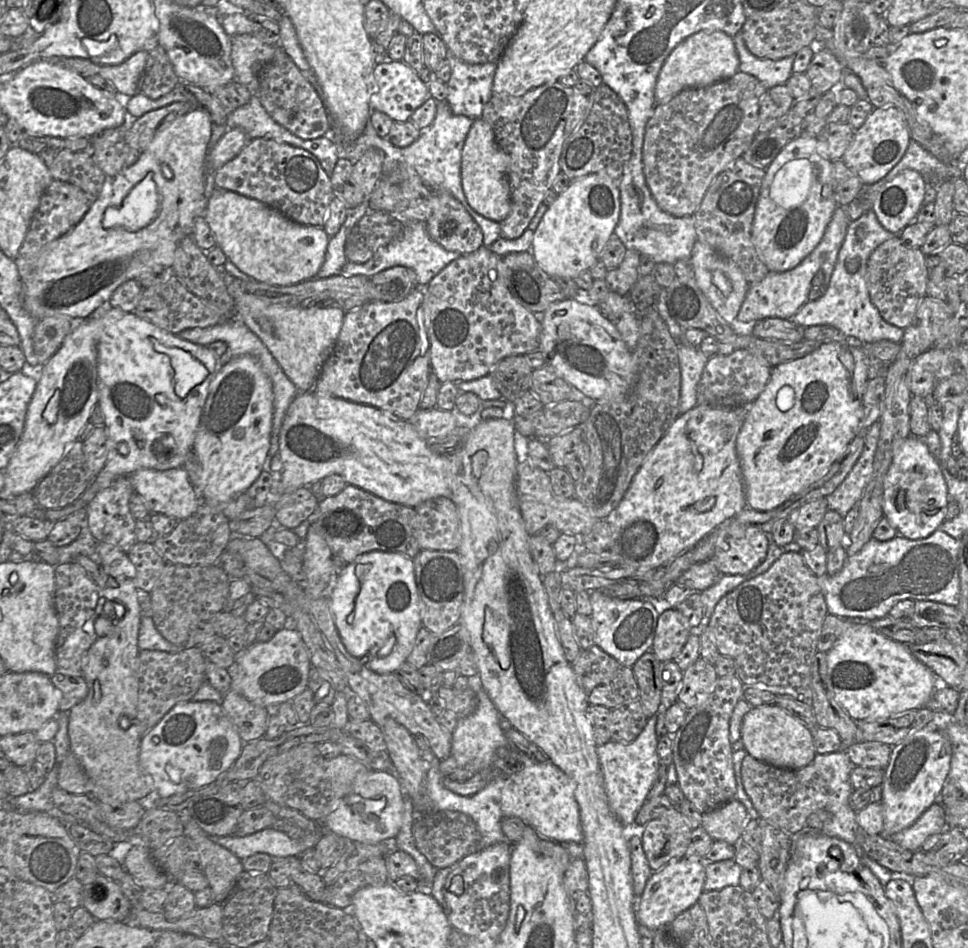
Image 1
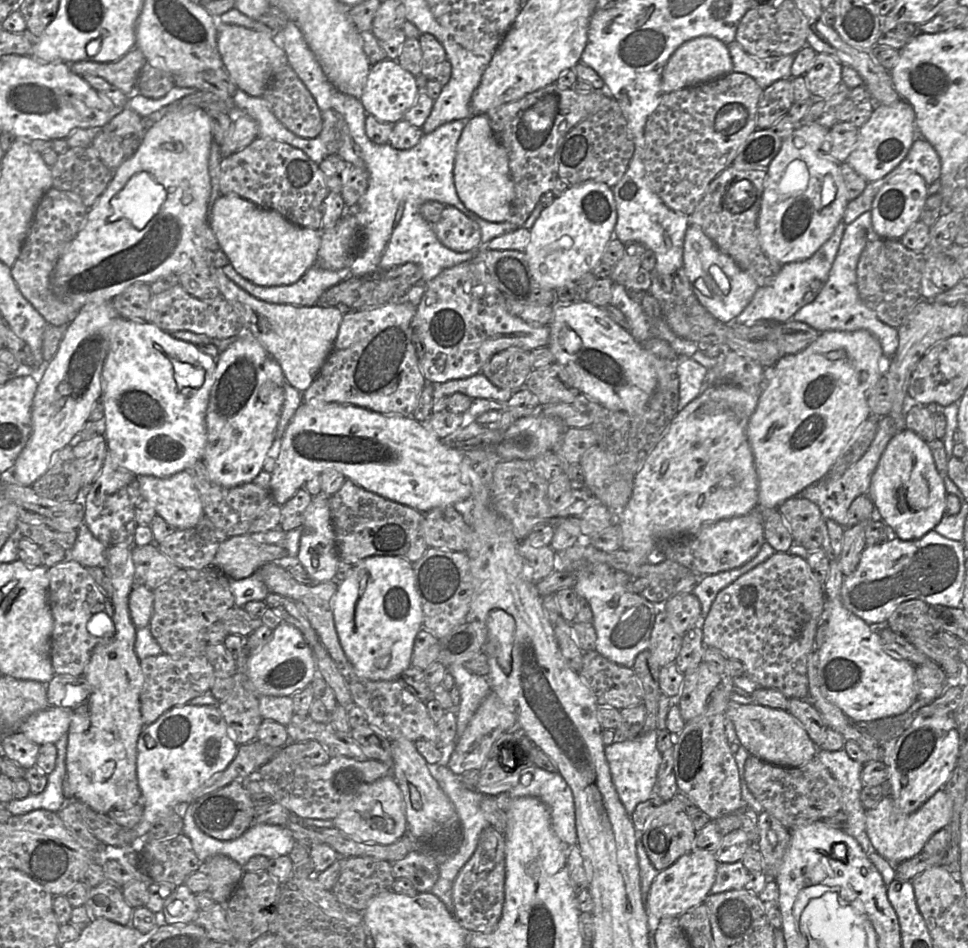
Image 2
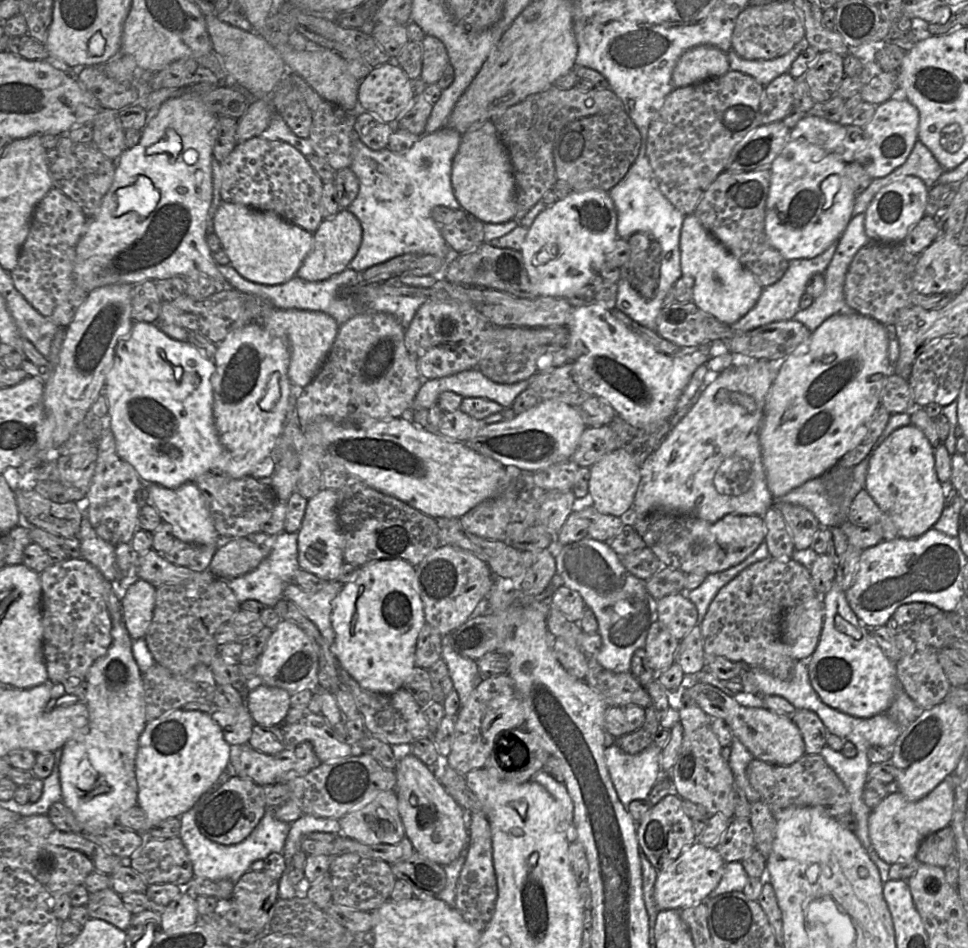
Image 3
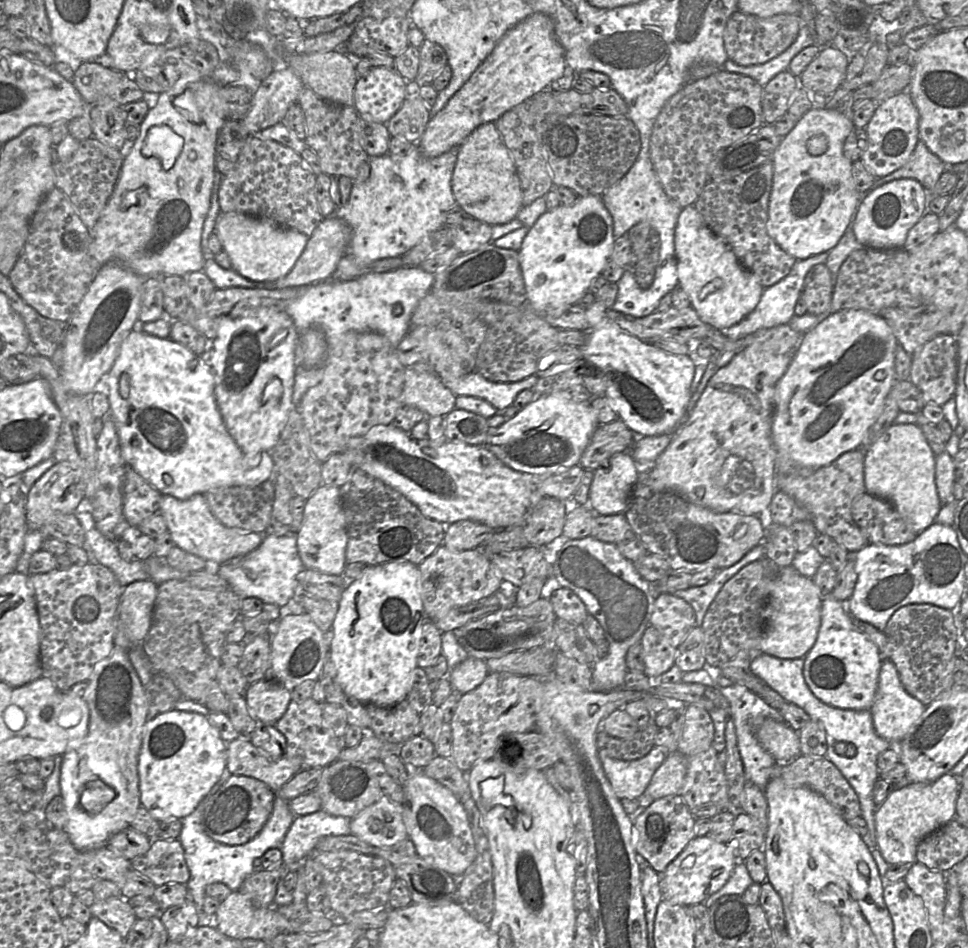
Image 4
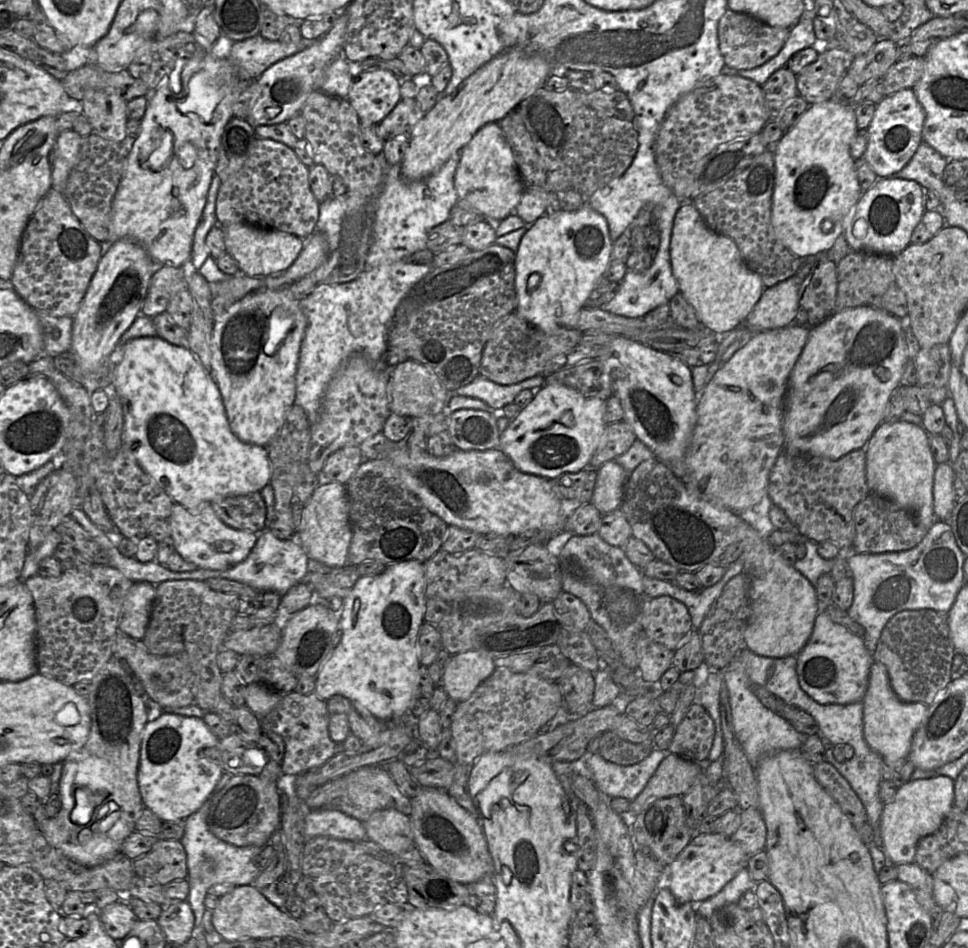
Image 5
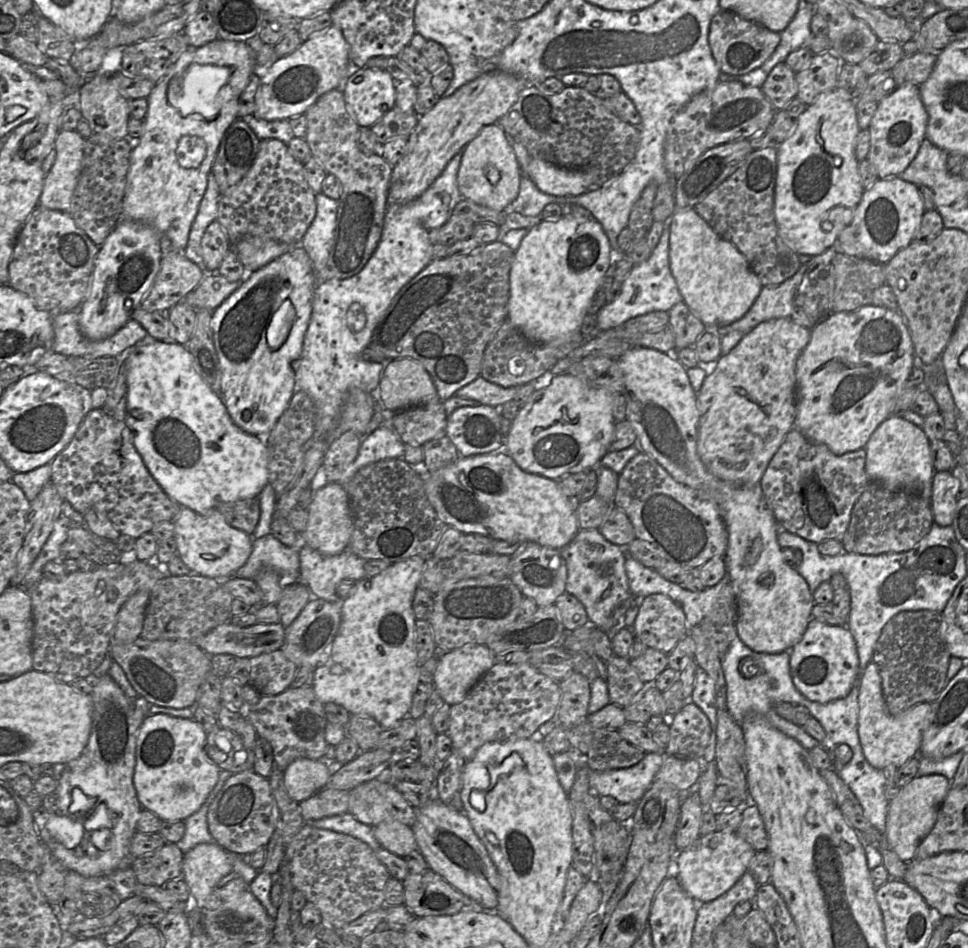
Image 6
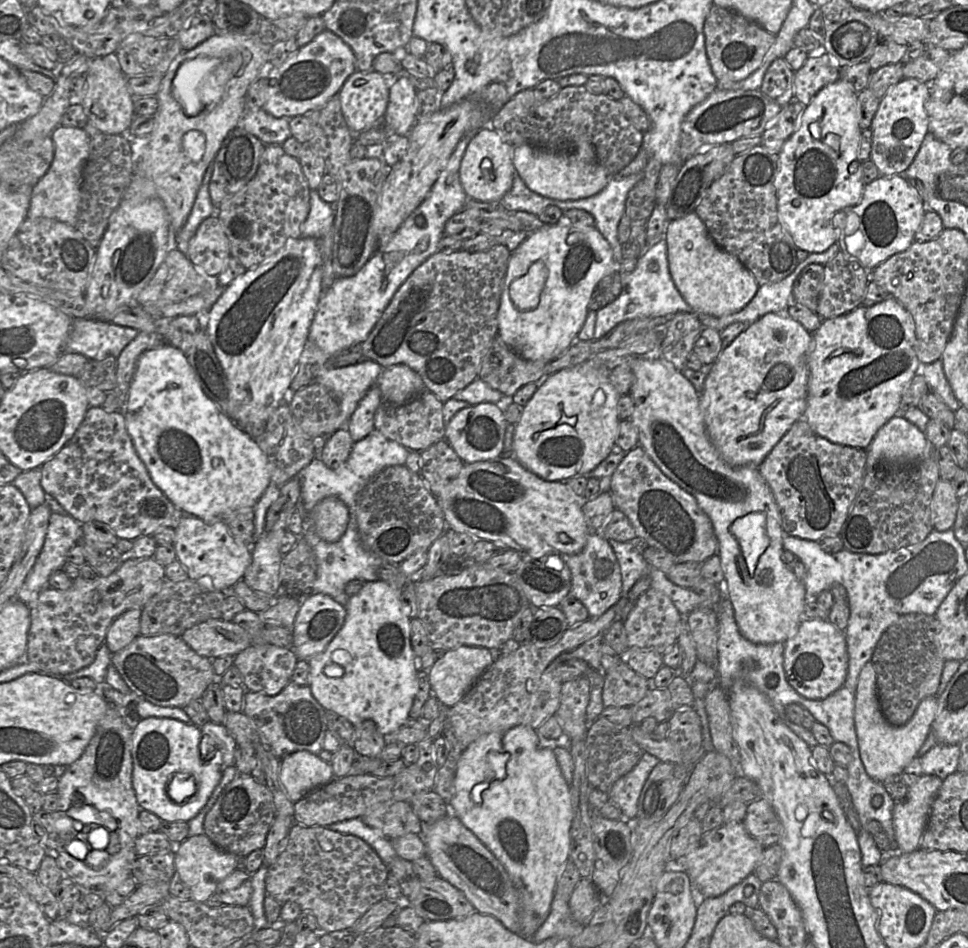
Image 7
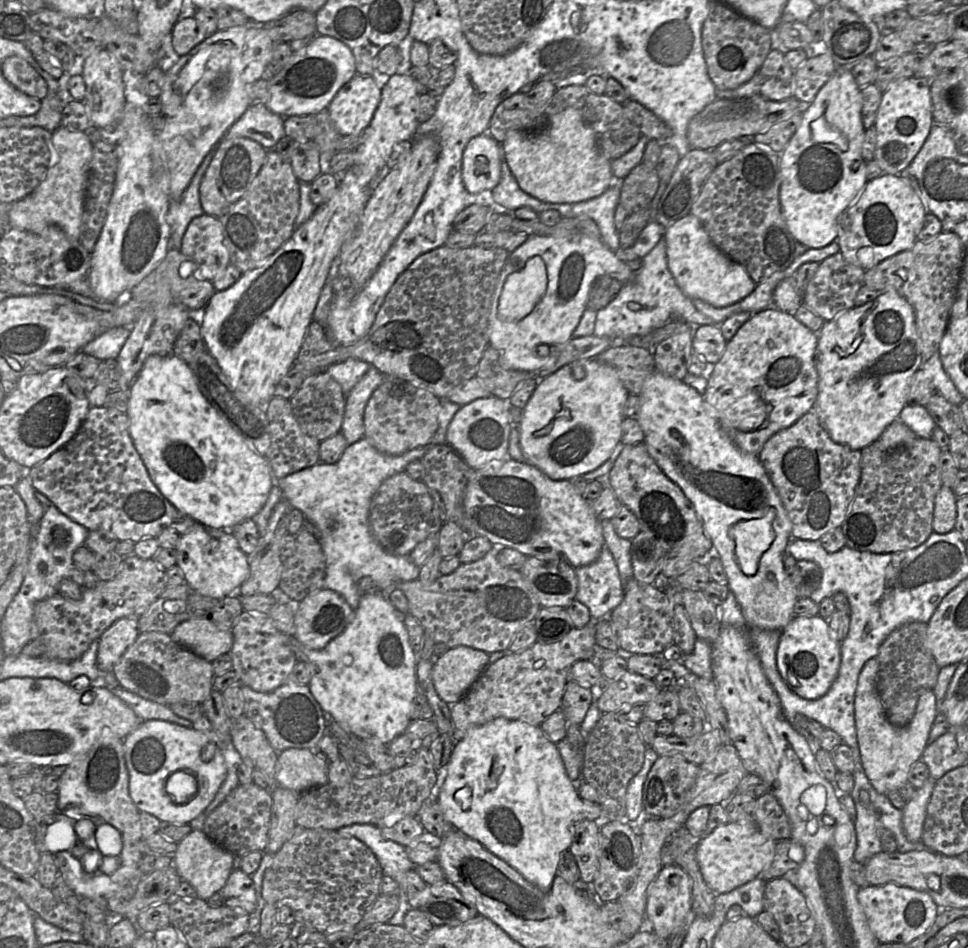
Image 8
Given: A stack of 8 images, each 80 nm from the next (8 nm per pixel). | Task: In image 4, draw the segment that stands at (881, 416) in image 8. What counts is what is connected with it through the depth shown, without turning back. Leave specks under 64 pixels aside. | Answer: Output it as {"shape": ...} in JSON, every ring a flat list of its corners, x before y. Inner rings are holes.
{"shape":[[843,309,831,313,802,335,800,345,776,386,771,437,777,451,777,474,797,468,829,465,845,452,859,449,870,427,880,416,896,379,895,353,898,341,879,313,861,309]]}

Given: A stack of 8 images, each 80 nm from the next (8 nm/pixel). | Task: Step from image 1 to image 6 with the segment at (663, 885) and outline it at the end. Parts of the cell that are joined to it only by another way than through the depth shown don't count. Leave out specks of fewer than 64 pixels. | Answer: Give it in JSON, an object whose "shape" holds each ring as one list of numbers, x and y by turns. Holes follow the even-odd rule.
{"shape":[[715,831,700,836,690,847,677,853,676,877,685,892,703,903,713,901,732,888,749,871,756,851,737,832]]}

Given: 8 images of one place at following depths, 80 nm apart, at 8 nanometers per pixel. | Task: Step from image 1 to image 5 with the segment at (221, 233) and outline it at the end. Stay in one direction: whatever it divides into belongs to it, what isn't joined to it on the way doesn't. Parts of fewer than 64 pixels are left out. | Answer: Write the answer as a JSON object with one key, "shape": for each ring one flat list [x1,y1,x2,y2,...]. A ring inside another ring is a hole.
{"shape":[[246,223,222,227,226,253,238,263,242,273,250,277,266,277,288,269,302,251,305,240,293,234]]}

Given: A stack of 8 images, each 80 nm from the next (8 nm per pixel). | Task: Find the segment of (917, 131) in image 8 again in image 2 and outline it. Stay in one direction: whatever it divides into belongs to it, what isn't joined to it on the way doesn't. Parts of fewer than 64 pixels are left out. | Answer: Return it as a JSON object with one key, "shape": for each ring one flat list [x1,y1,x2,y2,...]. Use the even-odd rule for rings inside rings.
{"shape":[[901,99,889,105,875,104,872,115,859,128,857,147,846,162,868,182,876,181,904,160,916,137,916,115,908,101]]}

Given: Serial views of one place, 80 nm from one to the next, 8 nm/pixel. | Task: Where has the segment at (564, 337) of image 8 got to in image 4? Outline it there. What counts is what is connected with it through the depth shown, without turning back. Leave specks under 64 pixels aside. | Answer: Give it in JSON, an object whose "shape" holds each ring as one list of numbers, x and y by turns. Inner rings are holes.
{"shape":[[583,196,571,206,560,205,542,214,529,228,518,251,528,308,543,317,558,317,566,308,576,304,592,281,601,275,614,240,612,217,600,196]]}

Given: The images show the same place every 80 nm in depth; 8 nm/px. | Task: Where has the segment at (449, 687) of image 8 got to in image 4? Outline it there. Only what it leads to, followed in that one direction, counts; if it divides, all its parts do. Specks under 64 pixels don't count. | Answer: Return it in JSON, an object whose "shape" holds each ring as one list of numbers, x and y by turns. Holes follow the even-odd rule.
{"shape":[[468,657,448,673,448,678,454,689,464,695,476,689,489,675,485,660]]}

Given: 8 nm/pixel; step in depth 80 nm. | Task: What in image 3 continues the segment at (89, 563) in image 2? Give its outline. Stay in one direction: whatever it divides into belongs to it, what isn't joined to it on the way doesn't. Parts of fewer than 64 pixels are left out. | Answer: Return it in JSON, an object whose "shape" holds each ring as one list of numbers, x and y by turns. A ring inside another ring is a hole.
{"shape":[[83,513,80,531,81,559,95,566,110,582,120,582,121,573,116,565,116,547,97,535,90,521]]}

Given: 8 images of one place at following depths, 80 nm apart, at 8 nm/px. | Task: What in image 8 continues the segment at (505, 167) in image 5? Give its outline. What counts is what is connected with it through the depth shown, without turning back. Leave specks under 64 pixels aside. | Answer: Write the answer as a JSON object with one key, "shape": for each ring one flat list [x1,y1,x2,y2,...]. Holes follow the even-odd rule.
{"shape":[[490,135,472,138,462,156,462,181,472,194,491,191,501,178,501,145]]}

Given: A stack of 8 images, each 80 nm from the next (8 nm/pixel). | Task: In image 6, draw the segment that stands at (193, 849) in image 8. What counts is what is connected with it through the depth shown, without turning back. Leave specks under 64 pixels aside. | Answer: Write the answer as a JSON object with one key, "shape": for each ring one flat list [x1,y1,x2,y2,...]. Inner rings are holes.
{"shape":[[201,843,190,849,183,856,182,879,191,892,193,908,206,908,206,901,214,891,217,883,226,875,233,872,231,852,226,851,217,843]]}

